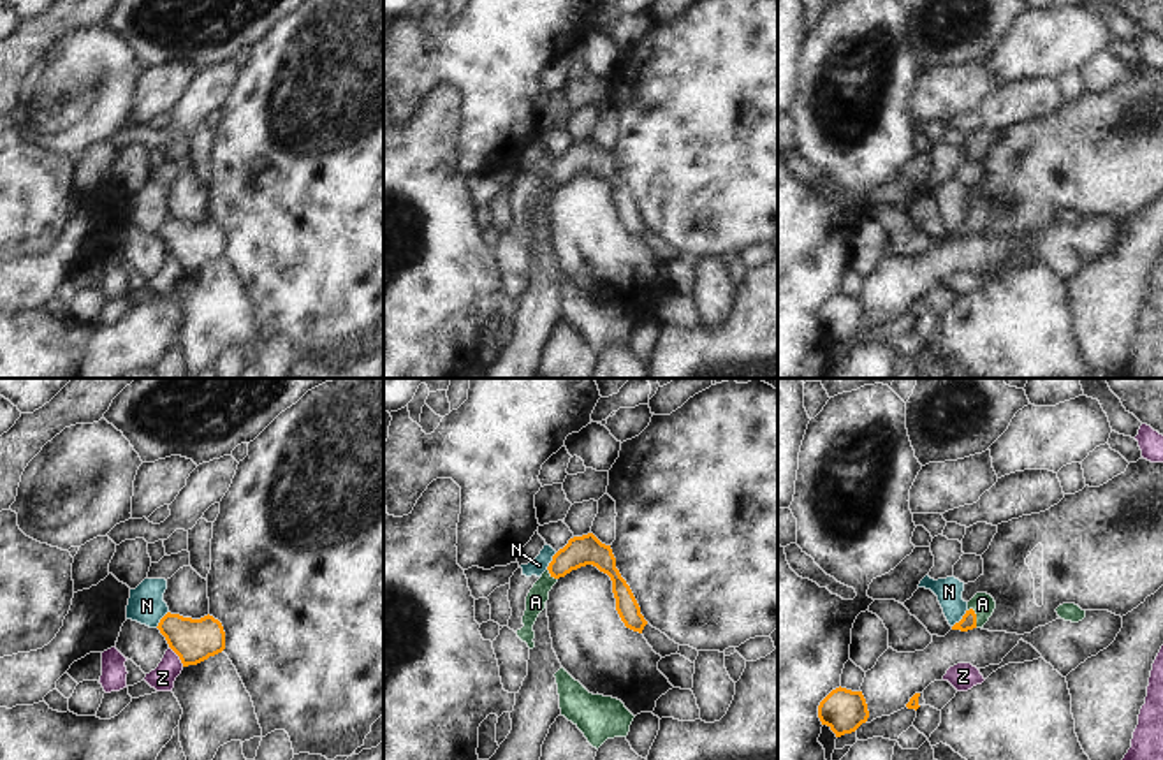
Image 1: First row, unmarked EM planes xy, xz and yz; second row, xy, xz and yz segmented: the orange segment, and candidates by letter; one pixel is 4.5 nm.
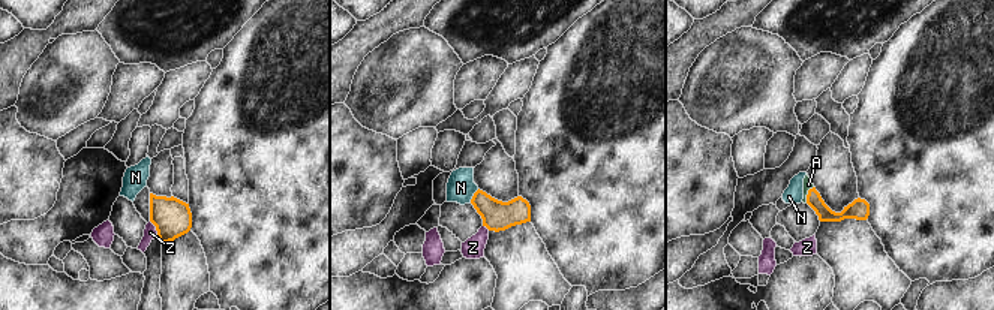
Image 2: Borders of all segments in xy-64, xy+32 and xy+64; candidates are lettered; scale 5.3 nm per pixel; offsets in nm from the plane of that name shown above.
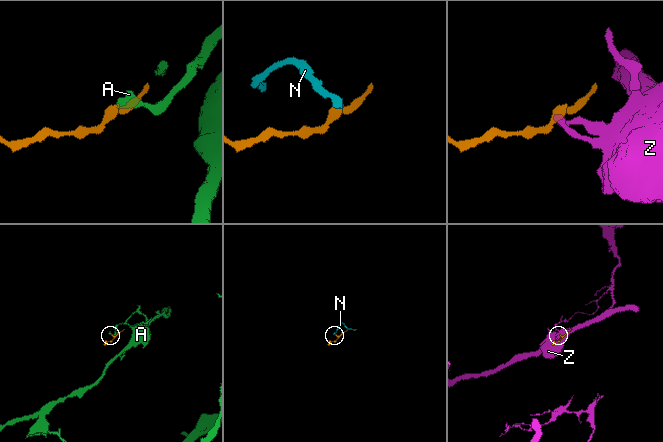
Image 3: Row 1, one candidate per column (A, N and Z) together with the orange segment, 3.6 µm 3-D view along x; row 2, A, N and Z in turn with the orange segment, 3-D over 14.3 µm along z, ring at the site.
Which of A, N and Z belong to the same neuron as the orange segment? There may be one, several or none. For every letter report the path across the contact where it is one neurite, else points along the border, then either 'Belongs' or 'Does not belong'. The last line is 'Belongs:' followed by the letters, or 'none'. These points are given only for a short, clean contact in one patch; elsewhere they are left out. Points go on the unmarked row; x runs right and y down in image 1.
A: Path across: yz (968, 227), (975, 224), (982, 210). Belongs
N: Boundary: yz (966, 215), (952, 233). Does not belong
Z: Boundary: xy (169, 252), (183, 271). Does not belong
Belongs: A.

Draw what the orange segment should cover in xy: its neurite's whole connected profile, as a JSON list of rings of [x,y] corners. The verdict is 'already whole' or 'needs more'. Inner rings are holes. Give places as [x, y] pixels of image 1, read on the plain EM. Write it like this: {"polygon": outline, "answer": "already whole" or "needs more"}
{"polygon": [[[167,218],[157,234],[179,262],[183,273],[197,271],[225,255],[223,232],[209,220],[192,225]]], "answer": "already whole"}

